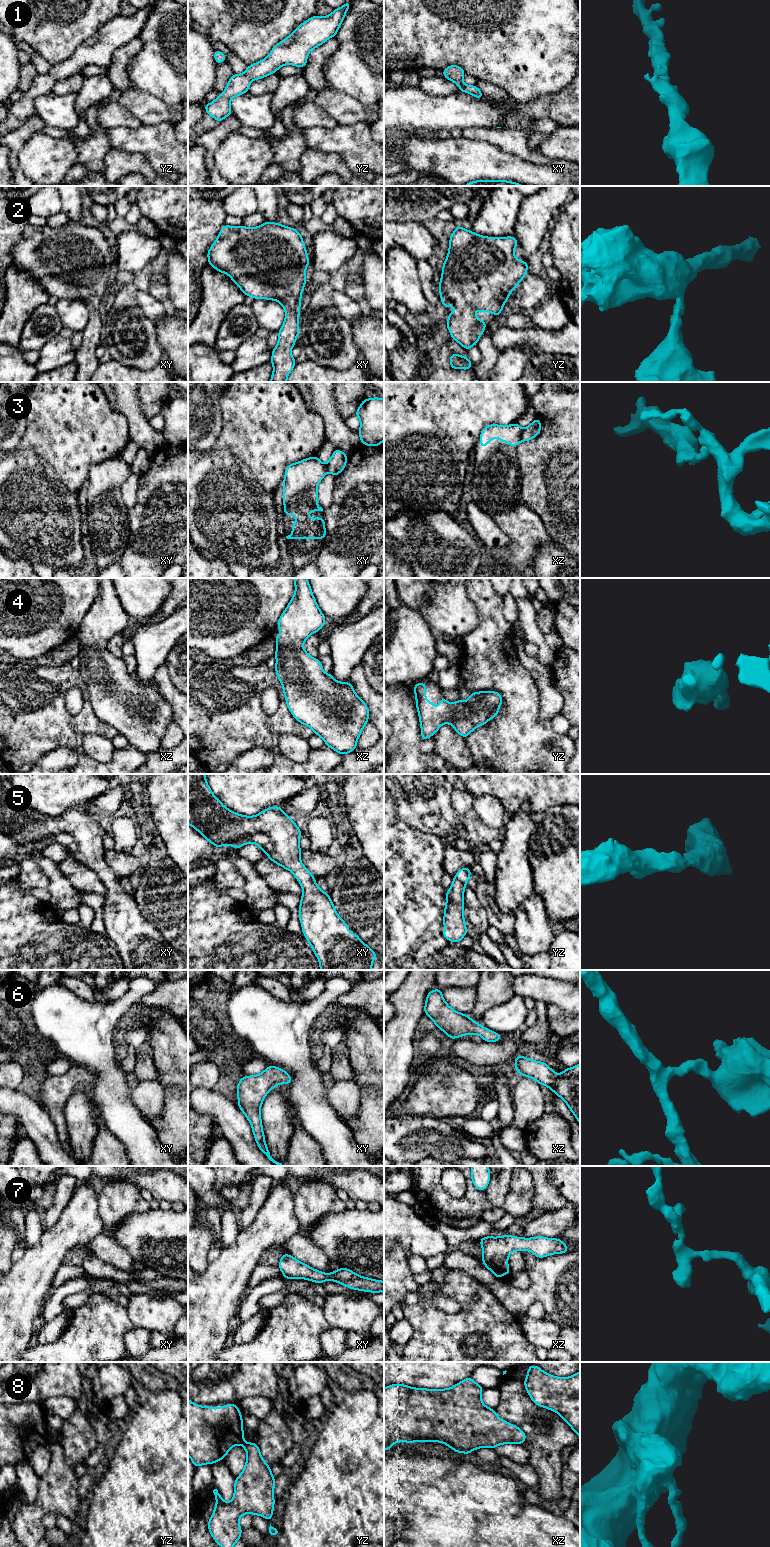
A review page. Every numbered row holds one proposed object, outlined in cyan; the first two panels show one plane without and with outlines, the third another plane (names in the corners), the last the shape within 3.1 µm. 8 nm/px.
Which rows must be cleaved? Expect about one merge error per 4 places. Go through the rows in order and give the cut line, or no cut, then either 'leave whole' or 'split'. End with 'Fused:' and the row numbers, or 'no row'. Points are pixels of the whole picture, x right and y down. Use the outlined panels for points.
1: cut none; leave whole
2: cut none; leave whole
3: cut xz (523, 429), (520, 440); split
4: cut none; leave whole
5: cut none; leave whole
6: cut none; leave whole
7: cut none; leave whole
8: cut none; leave whole
Fused: 3

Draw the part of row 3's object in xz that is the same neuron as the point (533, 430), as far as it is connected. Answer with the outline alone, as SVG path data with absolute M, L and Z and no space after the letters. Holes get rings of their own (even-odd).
M538 417L526 428L523 429L521 441L529 441L538 436L541 431L541 422Z

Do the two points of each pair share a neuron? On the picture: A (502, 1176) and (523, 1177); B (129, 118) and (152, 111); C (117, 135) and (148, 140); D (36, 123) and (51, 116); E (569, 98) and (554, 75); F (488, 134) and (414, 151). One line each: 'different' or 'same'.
A: different
B: different
C: same
D: different
E: different
F: different

